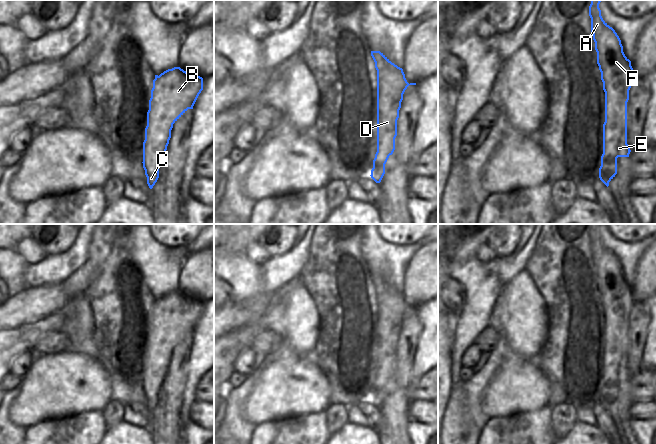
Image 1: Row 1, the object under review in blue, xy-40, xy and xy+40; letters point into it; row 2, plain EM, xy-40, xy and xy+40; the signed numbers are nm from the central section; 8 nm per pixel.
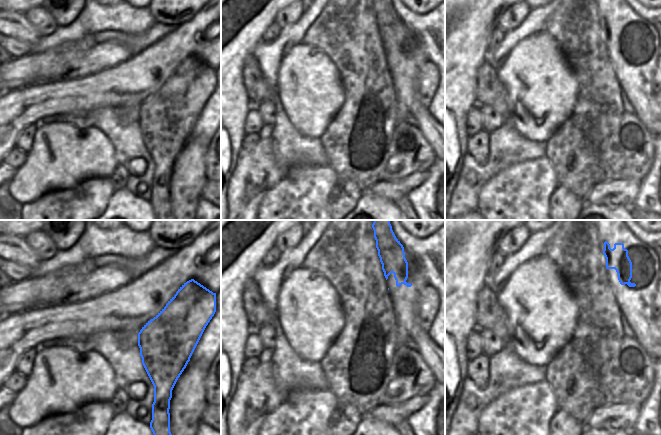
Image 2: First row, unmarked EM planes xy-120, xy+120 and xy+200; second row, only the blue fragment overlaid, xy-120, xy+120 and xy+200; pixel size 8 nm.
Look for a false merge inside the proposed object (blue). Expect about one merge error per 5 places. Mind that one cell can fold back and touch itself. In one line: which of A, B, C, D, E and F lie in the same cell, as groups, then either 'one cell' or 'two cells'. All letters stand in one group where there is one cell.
A D E F / B C | two cells

